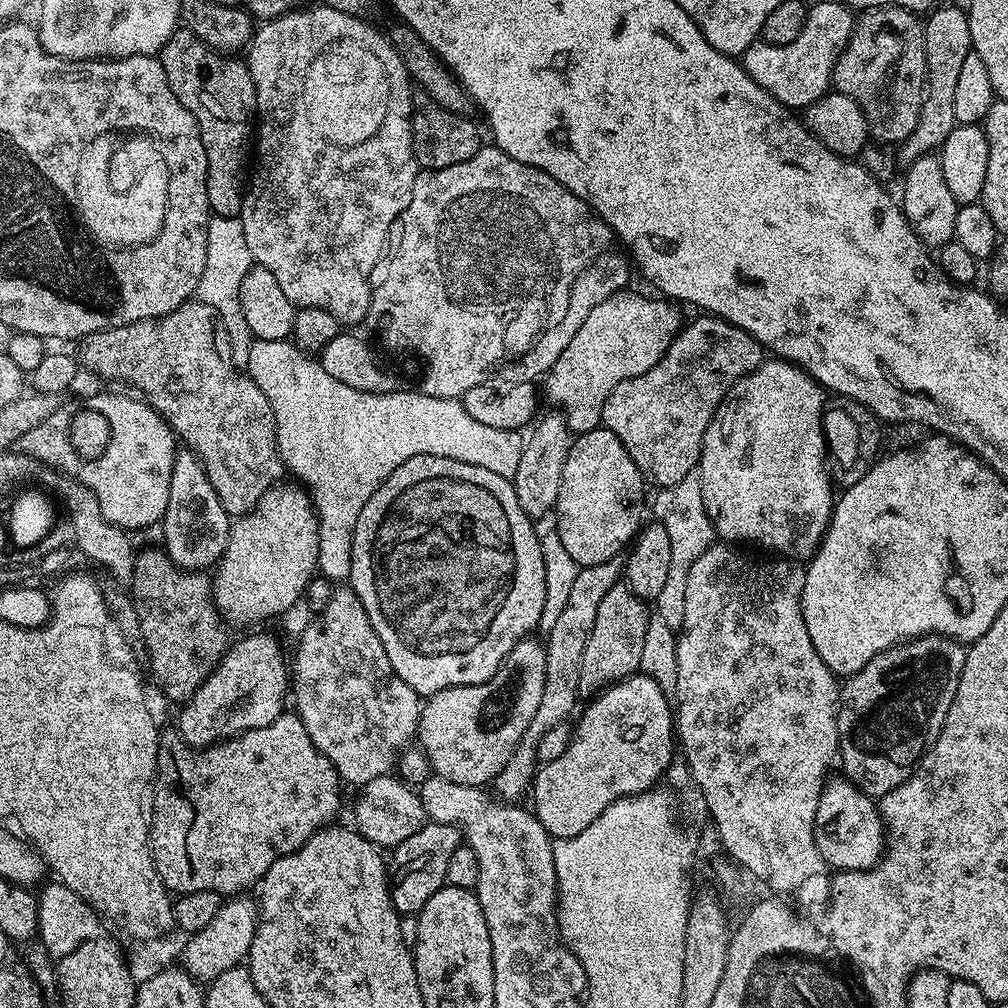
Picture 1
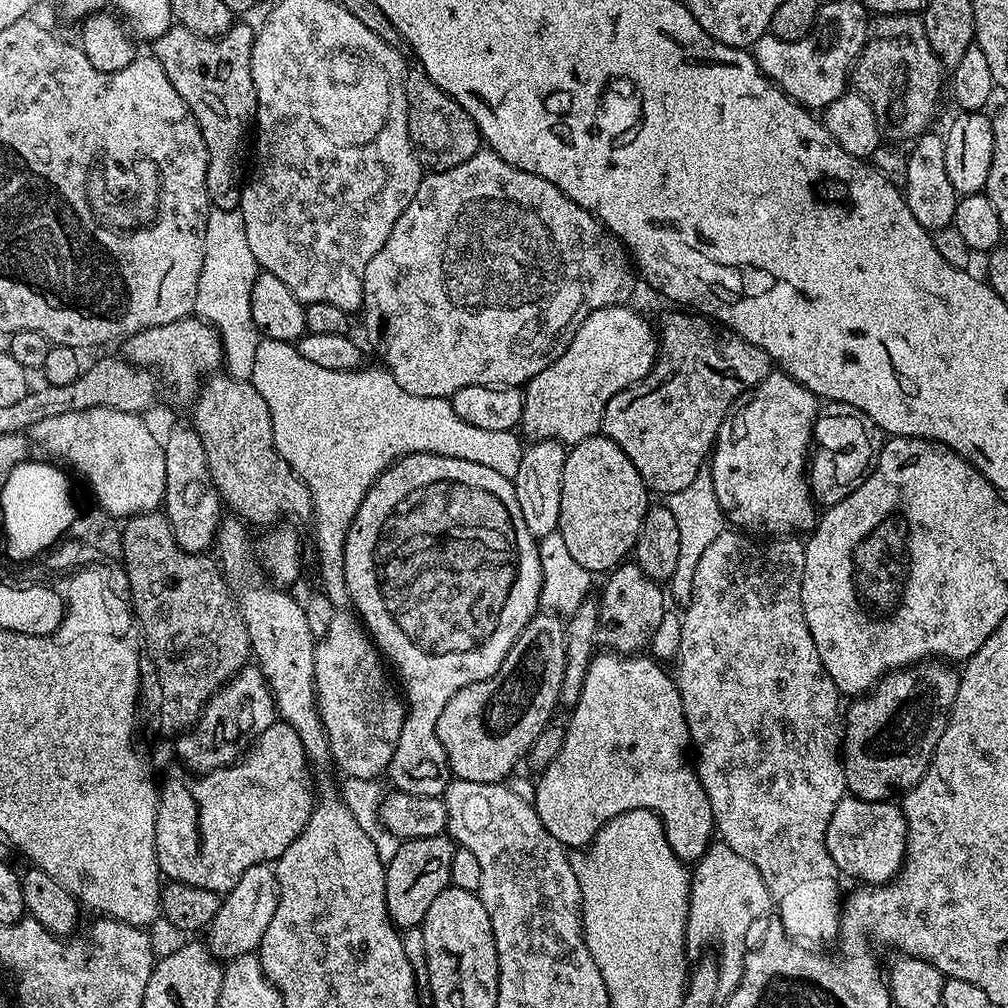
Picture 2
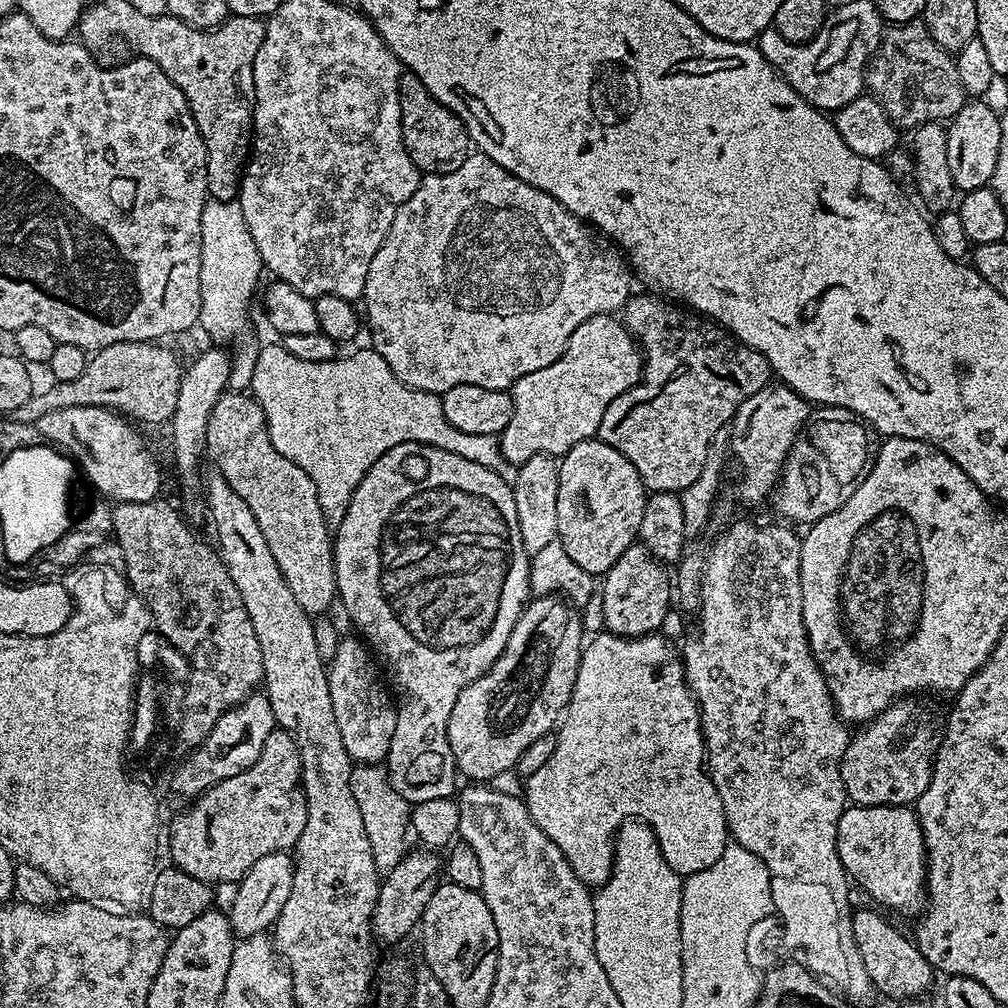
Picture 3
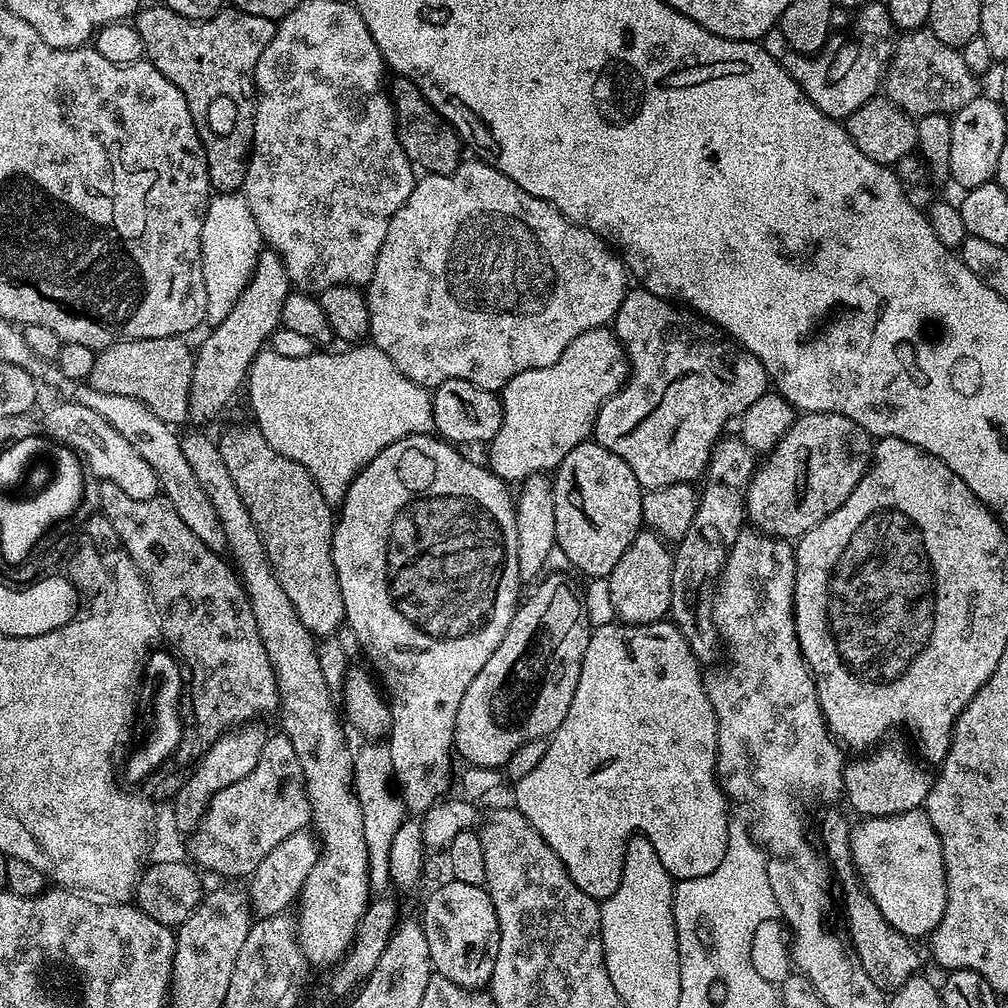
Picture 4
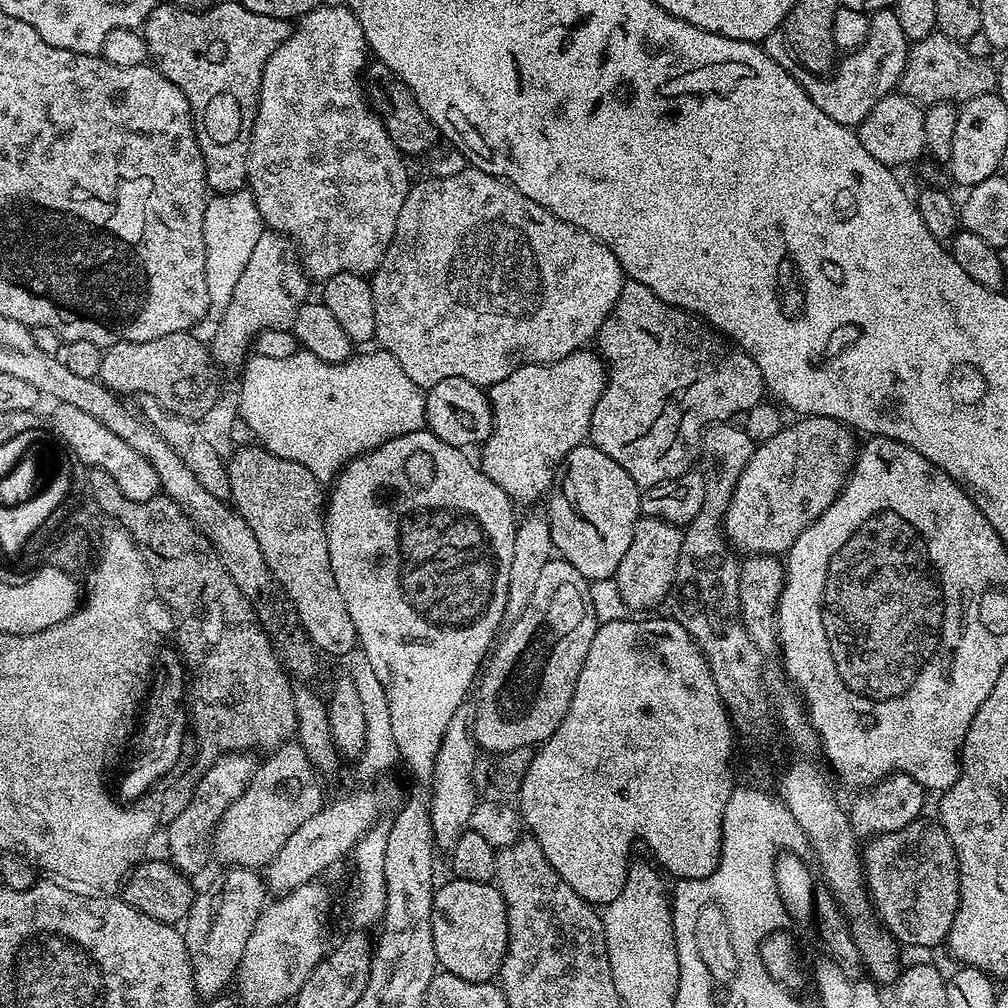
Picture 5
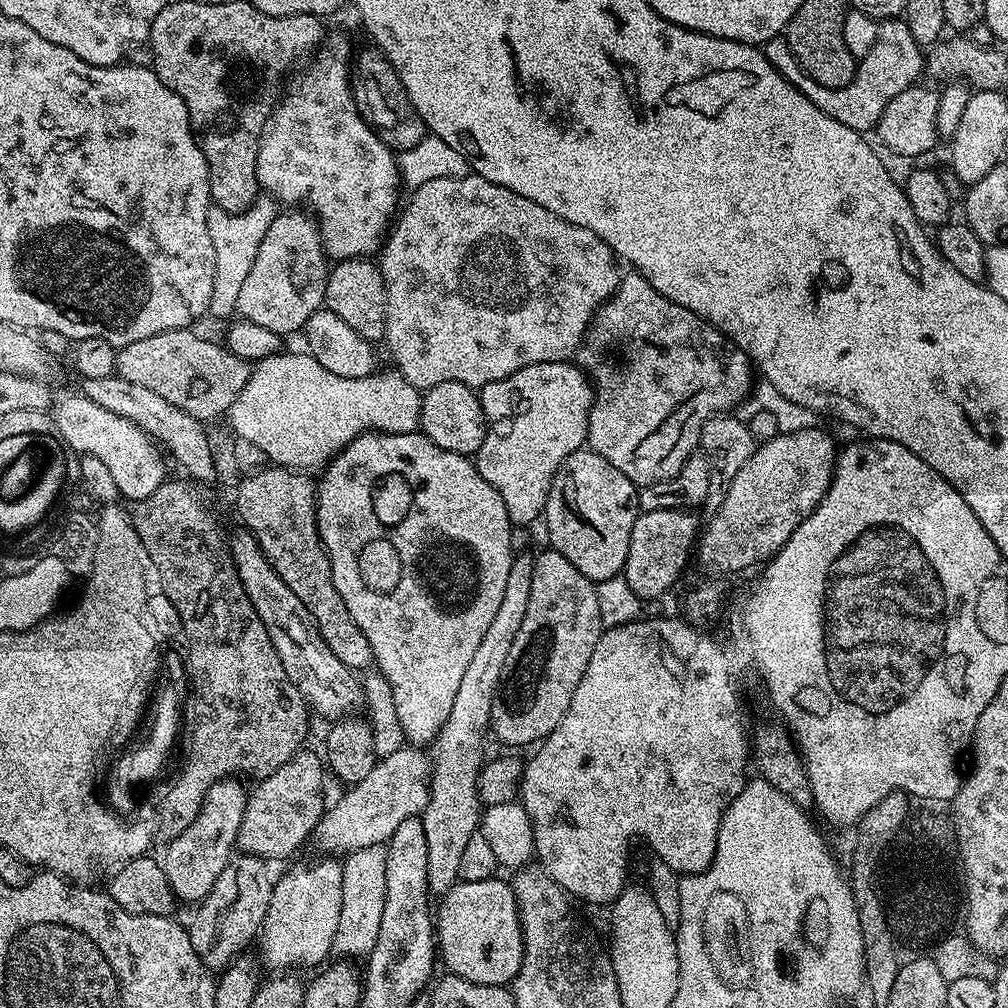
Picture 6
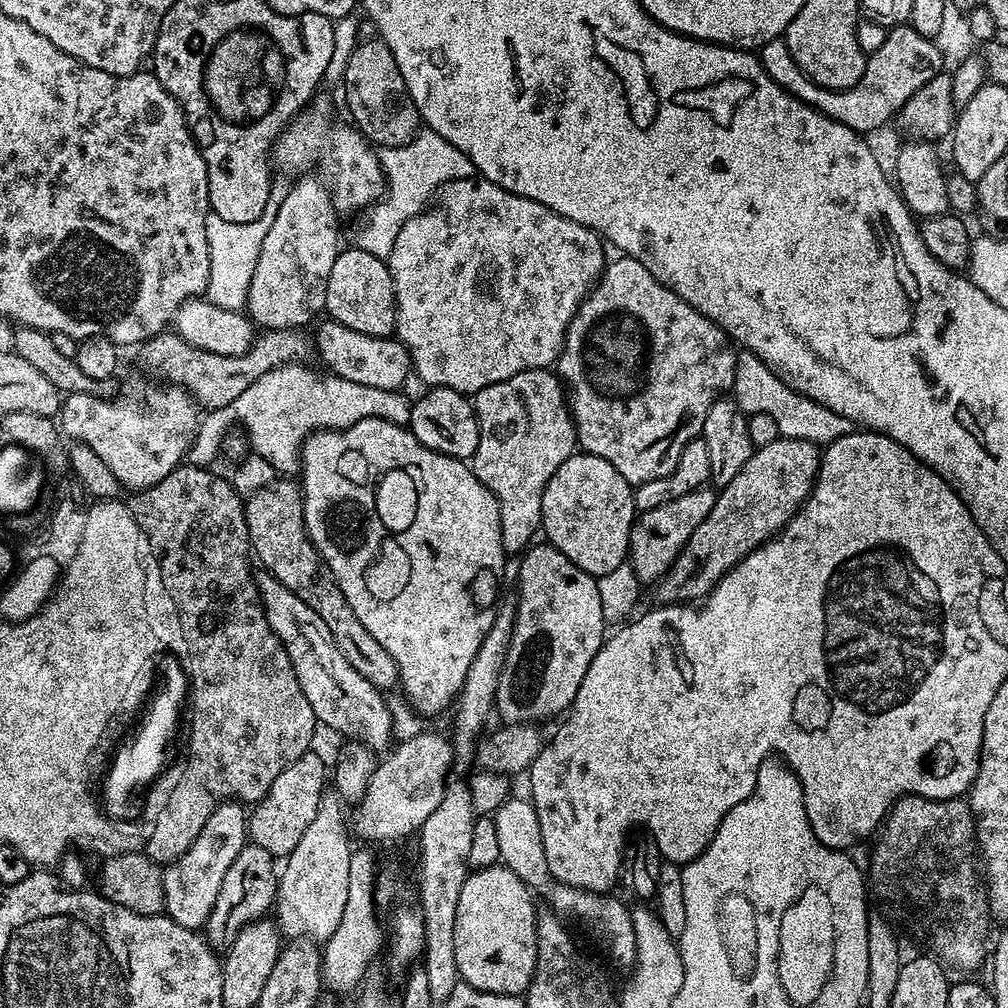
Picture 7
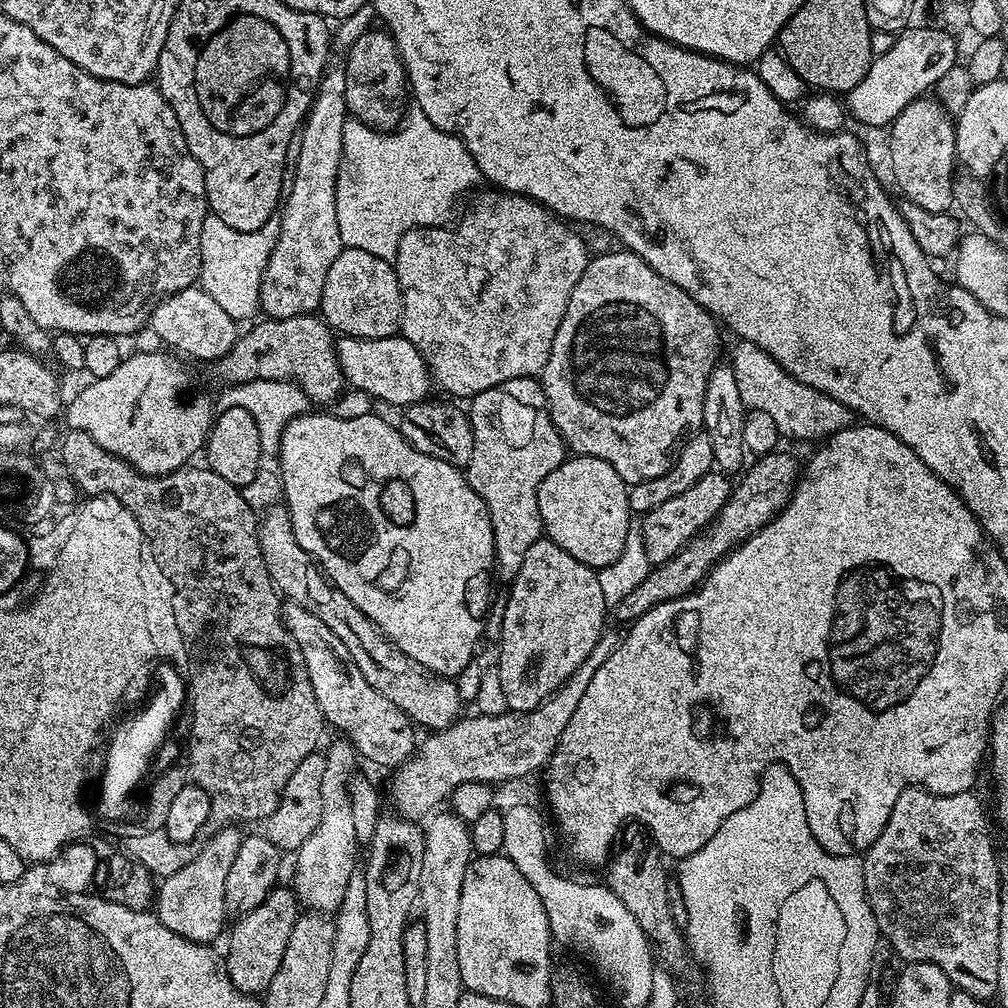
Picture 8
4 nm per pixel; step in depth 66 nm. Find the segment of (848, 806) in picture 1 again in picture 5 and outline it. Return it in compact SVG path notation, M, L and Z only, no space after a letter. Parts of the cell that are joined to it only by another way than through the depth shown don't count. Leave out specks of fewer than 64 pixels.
M921 818L902 830L871 837L865 844L865 883L887 931L905 947L941 945L960 907L959 857L944 828L933 819Z

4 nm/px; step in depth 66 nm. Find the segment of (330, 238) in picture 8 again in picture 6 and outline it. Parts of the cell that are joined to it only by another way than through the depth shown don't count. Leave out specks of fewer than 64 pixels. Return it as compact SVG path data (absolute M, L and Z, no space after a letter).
M304 210L281 211L270 222L270 230L266 230L262 246L258 246L254 266L250 266L250 274L242 281L235 315L258 322L258 326L266 326L266 330L279 332L284 338L291 332L299 333L310 314L325 307L329 267L317 221Z

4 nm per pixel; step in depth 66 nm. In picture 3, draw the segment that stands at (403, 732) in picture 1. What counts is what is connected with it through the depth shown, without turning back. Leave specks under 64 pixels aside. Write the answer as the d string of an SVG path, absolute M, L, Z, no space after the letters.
M352 638L341 639L337 653L327 665L334 722L338 722L342 746L346 748L346 754L352 761L357 765L379 765L388 755L390 738L394 738L397 705L394 700L392 704L379 674L376 673L377 661L373 653L359 639L348 639Z

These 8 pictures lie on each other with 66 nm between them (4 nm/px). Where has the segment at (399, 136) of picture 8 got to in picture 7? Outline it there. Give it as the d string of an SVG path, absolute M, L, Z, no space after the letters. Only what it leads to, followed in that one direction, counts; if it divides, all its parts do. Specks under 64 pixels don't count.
M421 130L408 144L397 148L380 148L378 152L380 165L384 171L386 187L384 195L363 213L364 221L356 228L355 247L366 250L370 254L387 258L390 250L394 250L394 238L398 238L398 230L410 218L414 218L429 207L428 200L437 195L449 180L465 180L473 175L474 169L470 158L462 154L446 138L437 132Z

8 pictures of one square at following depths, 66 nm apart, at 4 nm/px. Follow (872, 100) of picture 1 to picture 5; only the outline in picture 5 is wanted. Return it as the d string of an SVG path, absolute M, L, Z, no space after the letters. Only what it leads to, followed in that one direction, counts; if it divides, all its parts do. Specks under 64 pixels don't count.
M937 30L932 35L915 41L909 47L906 70L902 74L899 87L903 95L915 100L921 106L947 100L963 102L997 91L998 72L990 65L988 60L979 60L971 56L961 41L951 40Z

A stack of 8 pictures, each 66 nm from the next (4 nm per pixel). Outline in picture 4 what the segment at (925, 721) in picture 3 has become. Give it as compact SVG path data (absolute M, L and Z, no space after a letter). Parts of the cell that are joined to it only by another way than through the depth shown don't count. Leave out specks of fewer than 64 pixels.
M881 743L875 751L865 755L868 756L865 760L844 765L844 796L857 812L857 817L898 815L925 807L933 781L933 777L928 776L929 769L913 755L910 748L908 753L906 745L888 743Z

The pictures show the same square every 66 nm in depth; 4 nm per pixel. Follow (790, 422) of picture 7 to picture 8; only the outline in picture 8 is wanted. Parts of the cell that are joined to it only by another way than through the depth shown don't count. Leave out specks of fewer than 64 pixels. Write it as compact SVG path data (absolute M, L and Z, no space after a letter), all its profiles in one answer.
M740 340L736 344L730 363L745 409L766 411L778 422L778 430L783 439L793 437L796 442L818 442L852 426L854 414L836 399L798 382L788 371L782 370L782 366L768 352L752 342Z

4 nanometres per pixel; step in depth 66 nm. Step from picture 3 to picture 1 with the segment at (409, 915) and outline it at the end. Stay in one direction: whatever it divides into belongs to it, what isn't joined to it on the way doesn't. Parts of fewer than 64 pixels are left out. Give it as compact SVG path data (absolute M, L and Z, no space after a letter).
M423 824L417 833L394 848L390 856L390 887L392 904L401 914L419 914L434 898L439 888L445 887L446 869L454 850L461 847L462 833L455 824Z

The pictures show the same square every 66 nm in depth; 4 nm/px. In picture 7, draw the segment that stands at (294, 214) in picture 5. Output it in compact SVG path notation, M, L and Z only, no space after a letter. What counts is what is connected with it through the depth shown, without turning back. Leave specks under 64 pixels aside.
M308 106L288 123L288 127L277 138L274 149L275 163L295 174L307 173L311 169L308 167L320 160L319 171L325 177L336 176L336 188L334 184L331 194L337 213L340 214L359 213L371 208L384 195L386 187L377 149L359 130L353 130L345 124L335 124L331 114L324 108Z

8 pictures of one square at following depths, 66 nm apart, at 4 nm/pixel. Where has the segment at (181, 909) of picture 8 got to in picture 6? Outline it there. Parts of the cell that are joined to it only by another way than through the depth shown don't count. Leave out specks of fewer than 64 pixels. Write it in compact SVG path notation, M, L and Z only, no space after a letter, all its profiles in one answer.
M236 778L214 782L204 796L194 822L190 822L182 834L167 841L168 849L162 855L162 863L177 901L184 903L185 900L191 906L199 905L206 894L210 894L214 882L218 882L218 874L226 870L228 861L232 859L237 847L238 830L242 826L242 814L246 814L248 805L249 789L239 783L243 784Z

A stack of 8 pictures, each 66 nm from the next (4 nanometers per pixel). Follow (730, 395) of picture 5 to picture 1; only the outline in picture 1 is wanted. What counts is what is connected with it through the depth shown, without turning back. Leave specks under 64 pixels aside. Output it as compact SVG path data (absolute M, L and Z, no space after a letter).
M700 314L697 320L692 320L683 325L678 335L670 342L670 346L666 350L666 354L657 362L650 370L646 370L646 374L642 374L638 378L630 378L626 382L622 382L618 386L614 386L614 390L610 394L610 398L606 398L606 406L602 410L603 427L609 428L612 433L618 437L626 446L626 454L630 454L630 458L634 458L634 462L638 466L638 470L644 475L645 481L656 483L657 489L674 486L676 482L680 482L682 478L686 478L691 472L697 471L700 462L700 451L702 450L702 442L706 434L706 426L710 426L710 422L714 418L714 414L718 410L718 406L724 401L728 391L736 385L739 380L746 374L753 372L758 365L763 364L766 359L766 349L760 345L757 340L751 336L746 330L742 330L738 326L734 326L730 322L720 319L719 316L711 314Z

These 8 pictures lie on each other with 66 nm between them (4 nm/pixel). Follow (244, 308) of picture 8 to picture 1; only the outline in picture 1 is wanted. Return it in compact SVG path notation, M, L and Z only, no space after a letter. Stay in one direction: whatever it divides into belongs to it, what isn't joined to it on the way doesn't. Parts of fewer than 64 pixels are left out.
M209 215L206 230L206 266L196 287L195 299L206 302L206 306L210 306L218 314L218 318L222 318L222 326L226 326L226 334L230 338L230 354L234 358L234 366L241 370L247 369L254 337L250 326L246 326L246 314L242 314L240 287L242 277L253 266L254 261L250 249L246 246L246 234L242 234L240 219L235 216Z

